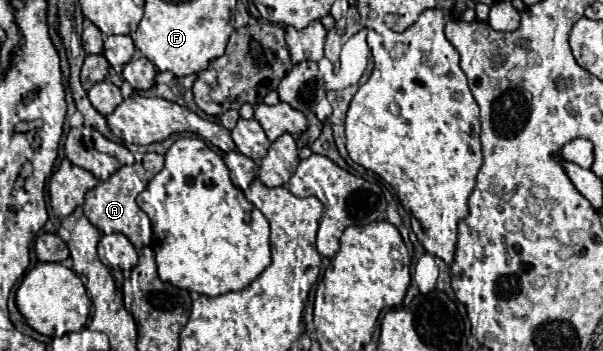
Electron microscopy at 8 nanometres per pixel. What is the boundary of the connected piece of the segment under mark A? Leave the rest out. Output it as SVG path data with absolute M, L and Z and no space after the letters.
M148 152L148 154L144 154L142 162L134 164L134 166L122 166L106 182L98 182L94 188L90 188L86 192L86 200L82 206L86 218L102 234L112 234L112 232L124 234L136 246L136 250L150 246L152 243L152 224L150 224L148 216L136 206L136 196L146 188L150 178L162 170L162 166L164 166L164 158L160 154Z

